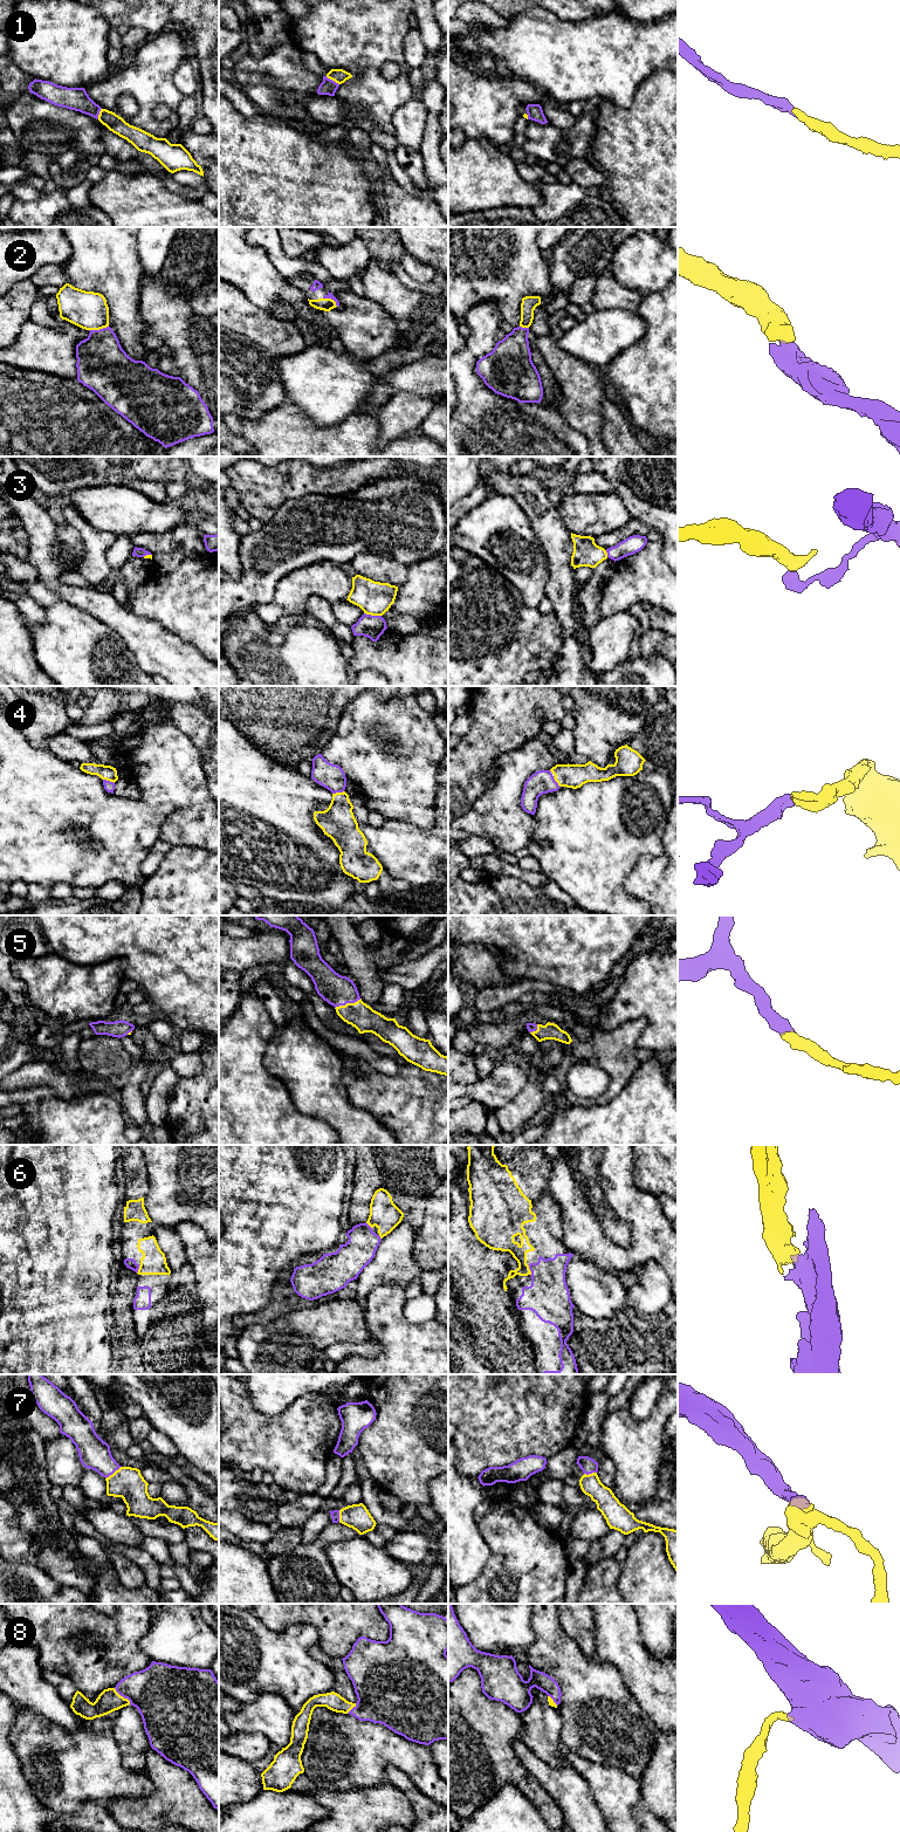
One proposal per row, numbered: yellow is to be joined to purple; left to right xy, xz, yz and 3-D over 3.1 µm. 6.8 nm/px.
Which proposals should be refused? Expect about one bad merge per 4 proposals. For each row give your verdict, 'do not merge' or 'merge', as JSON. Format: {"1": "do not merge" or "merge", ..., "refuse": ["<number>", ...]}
{"1": "merge", "2": "merge", "3": "do not merge", "4": "merge", "5": "merge", "6": "merge", "7": "merge", "8": "merge", "refuse": ["3"]}

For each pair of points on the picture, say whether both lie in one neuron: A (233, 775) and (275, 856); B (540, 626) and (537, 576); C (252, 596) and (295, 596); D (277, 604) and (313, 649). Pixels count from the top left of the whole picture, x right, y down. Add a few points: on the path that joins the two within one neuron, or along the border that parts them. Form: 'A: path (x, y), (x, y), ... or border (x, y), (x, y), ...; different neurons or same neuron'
A: path (253, 794), (284, 825), (284, 836); same neuron
B: border (517, 590), (526, 604), (537, 609); different neurons
C: border (289, 573), (279, 581), (269, 602), (251, 608); different neurons
D: border (304, 612), (280, 618), (272, 624), (261, 621); different neurons

